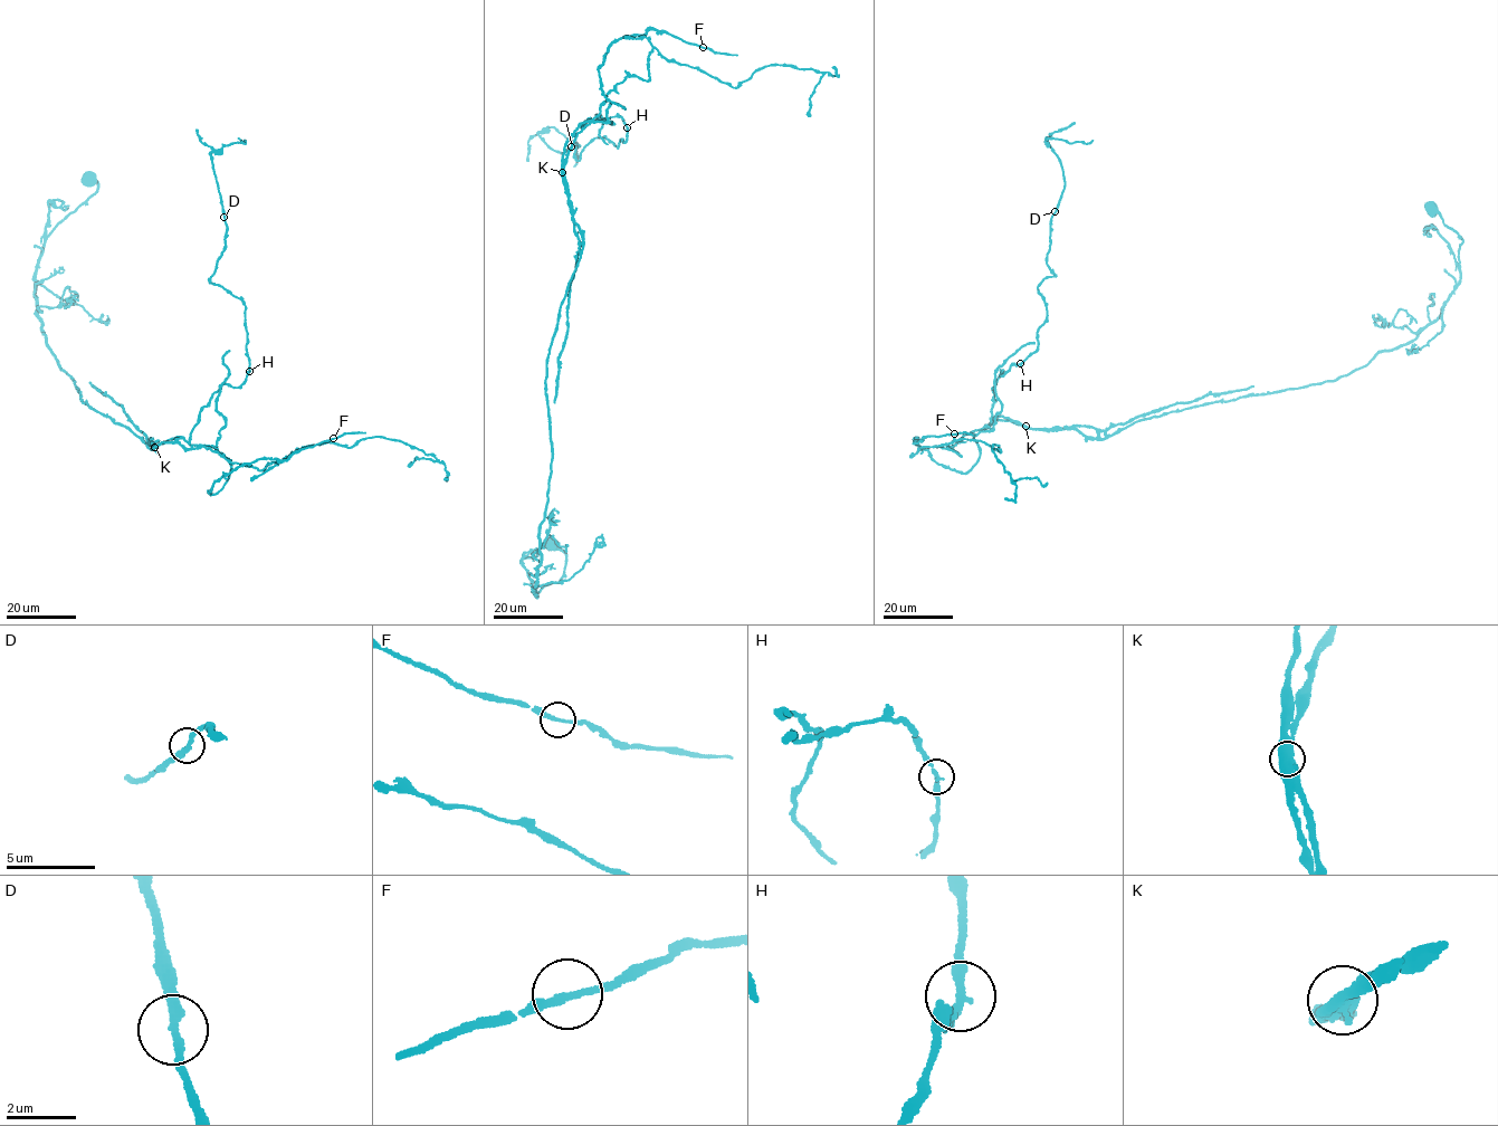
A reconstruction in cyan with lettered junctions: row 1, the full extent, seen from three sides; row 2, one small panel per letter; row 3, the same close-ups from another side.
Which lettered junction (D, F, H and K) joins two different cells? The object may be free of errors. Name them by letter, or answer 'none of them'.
K

